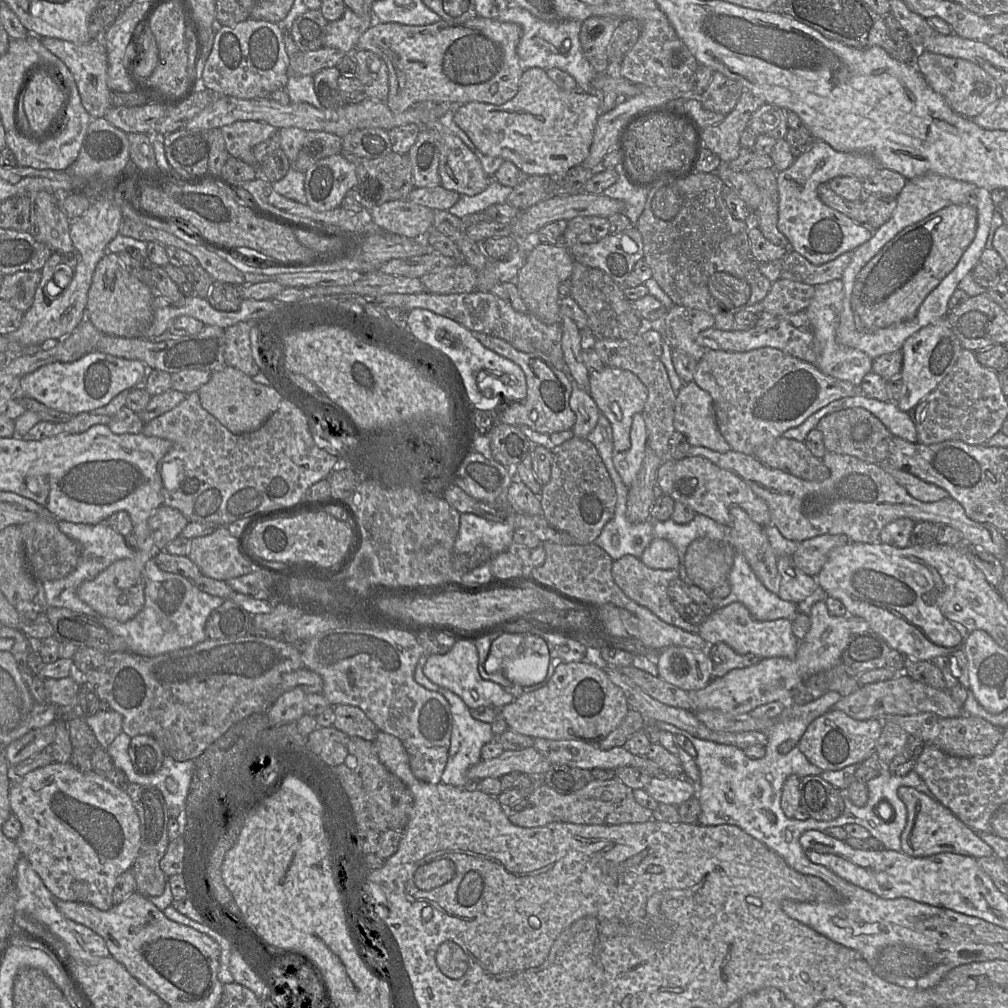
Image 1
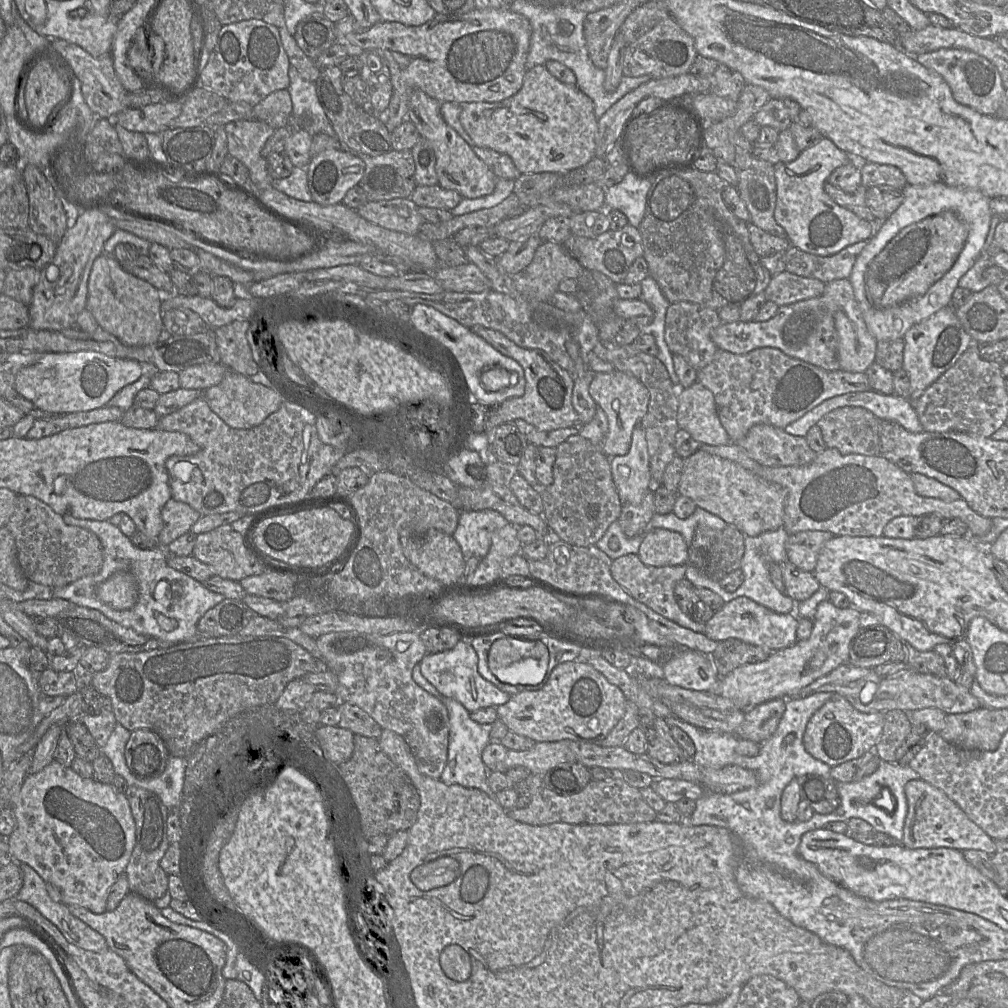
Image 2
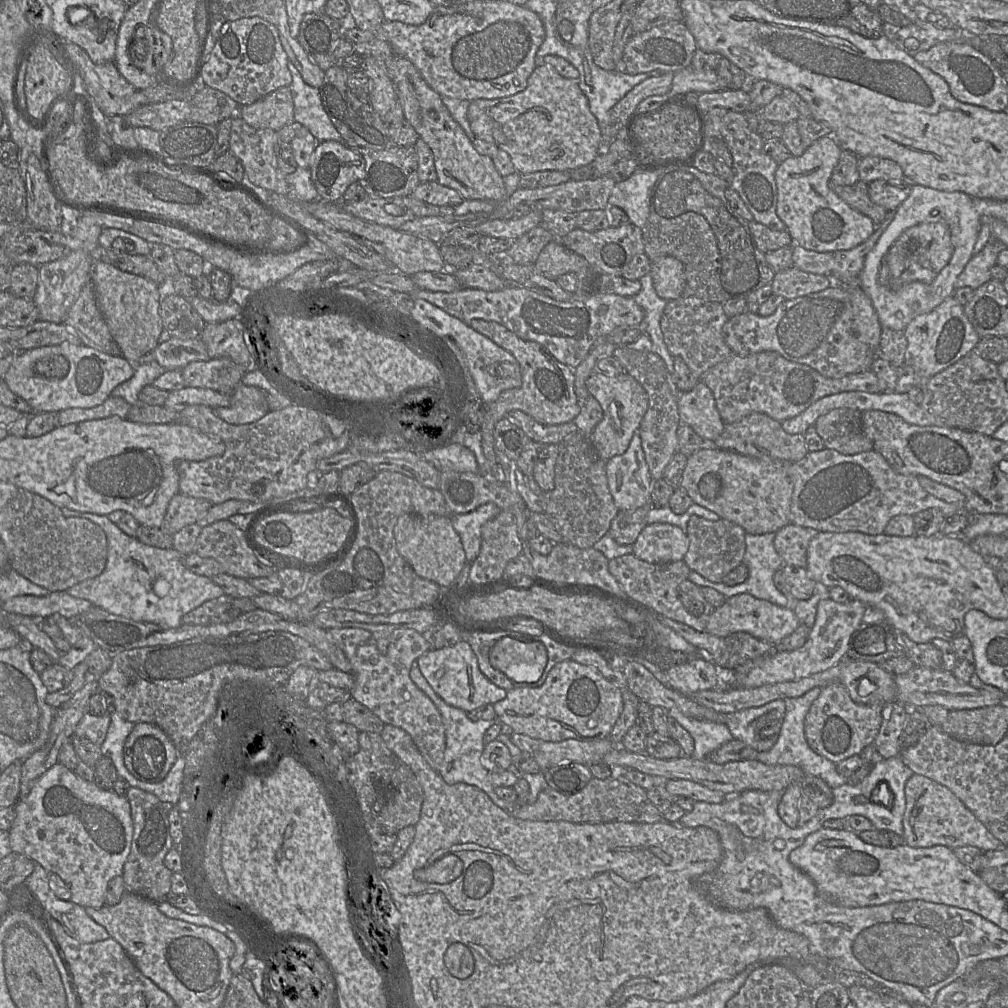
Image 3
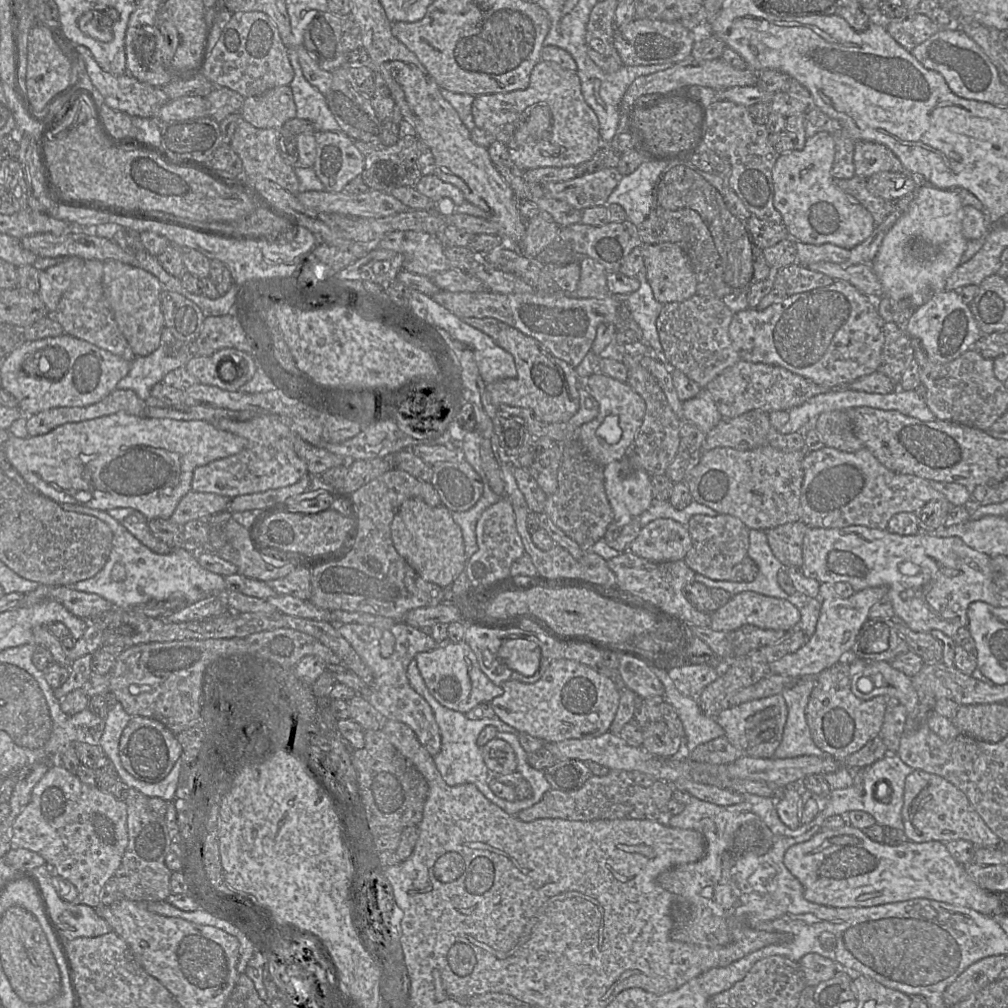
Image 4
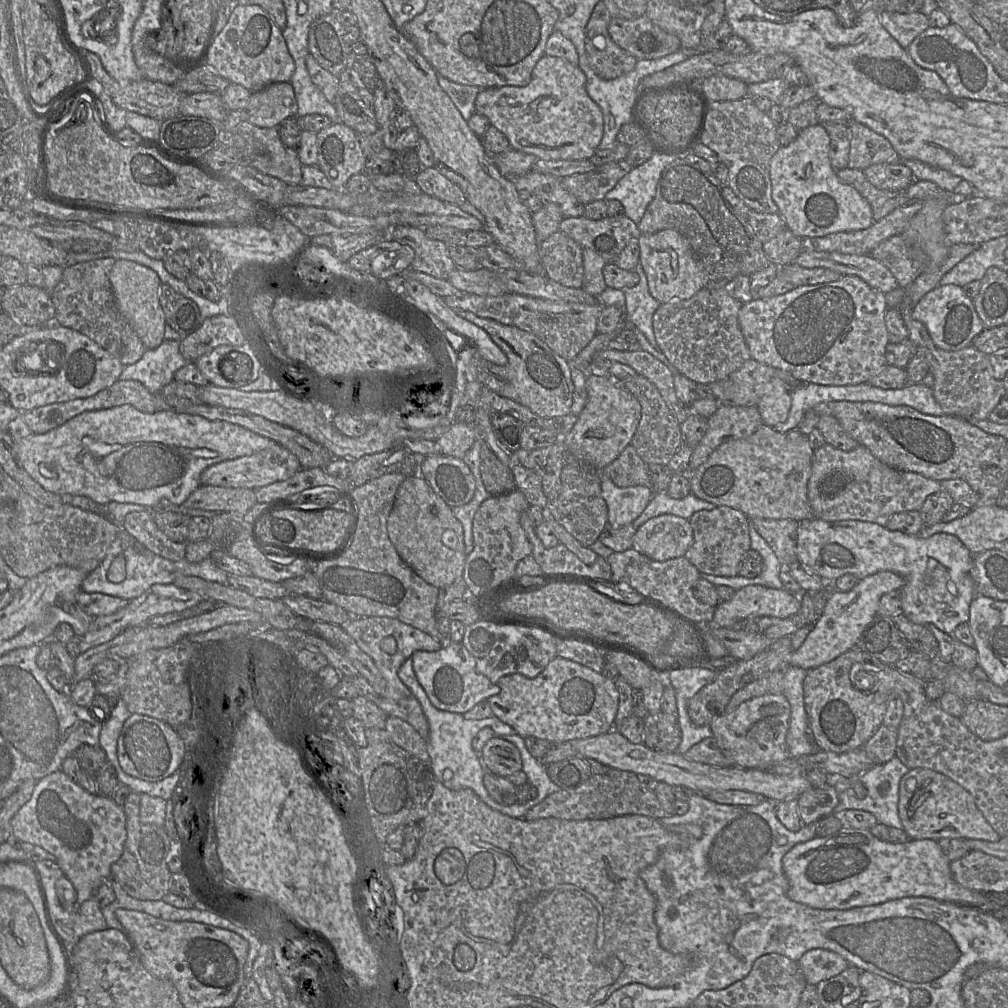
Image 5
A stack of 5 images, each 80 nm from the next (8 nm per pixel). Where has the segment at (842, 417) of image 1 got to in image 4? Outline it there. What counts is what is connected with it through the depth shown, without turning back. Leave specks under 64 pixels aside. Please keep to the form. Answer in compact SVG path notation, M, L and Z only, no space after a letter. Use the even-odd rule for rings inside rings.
M833 410L820 414L815 429L827 447L847 453L855 453L864 447L855 436L846 411Z

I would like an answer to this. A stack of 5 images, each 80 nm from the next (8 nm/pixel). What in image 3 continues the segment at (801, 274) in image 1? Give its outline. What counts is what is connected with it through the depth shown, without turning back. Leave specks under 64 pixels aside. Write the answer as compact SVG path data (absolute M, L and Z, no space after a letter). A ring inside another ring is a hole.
M890 212L881 224L875 226L869 238L849 250L821 253L807 250L793 242L792 266L808 273L829 277L834 283L838 283L838 279L855 279L863 268L865 256L892 220L893 213Z

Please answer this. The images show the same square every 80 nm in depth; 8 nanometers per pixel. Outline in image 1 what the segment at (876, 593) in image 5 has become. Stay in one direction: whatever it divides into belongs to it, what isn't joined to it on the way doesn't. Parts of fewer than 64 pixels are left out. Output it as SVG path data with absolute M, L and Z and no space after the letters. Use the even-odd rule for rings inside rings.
M826 601L816 602L810 611L811 627L799 642L793 658L764 658L757 664L729 671L721 678L712 679L709 684L696 692L689 692L697 710L720 710L727 714L750 713L755 708L774 701L790 702L793 691L810 676L833 668L842 661L852 632L849 615L833 616Z

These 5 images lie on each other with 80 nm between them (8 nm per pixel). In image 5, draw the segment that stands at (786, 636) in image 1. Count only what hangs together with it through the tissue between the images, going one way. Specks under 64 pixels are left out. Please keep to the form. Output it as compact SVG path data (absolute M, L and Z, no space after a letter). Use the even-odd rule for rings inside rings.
M748 585L735 591L729 601L721 601L715 607L713 619L708 624L710 627L730 628L747 618L787 618L796 614L799 609L797 598L784 588Z

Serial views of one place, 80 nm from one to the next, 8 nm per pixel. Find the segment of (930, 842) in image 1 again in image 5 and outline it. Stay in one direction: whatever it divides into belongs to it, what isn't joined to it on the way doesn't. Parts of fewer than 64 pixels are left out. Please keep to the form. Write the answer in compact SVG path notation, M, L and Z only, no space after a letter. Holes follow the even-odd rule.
M914 768L901 778L898 811L903 829L911 840L958 838L997 842L1001 839L967 790L930 769Z

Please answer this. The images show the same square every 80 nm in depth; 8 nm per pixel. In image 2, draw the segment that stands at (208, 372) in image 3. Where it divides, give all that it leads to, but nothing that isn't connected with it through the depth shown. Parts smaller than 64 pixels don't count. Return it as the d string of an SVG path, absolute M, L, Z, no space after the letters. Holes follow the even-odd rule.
M222 363L190 366L178 373L180 388L205 391L219 384L228 371Z

